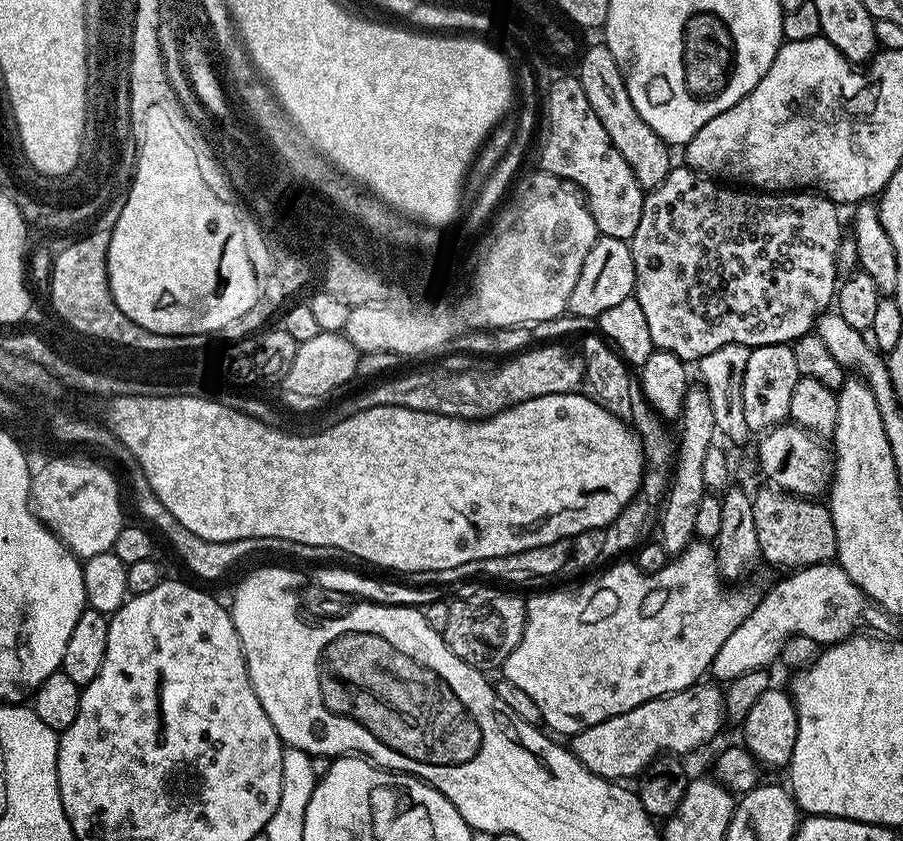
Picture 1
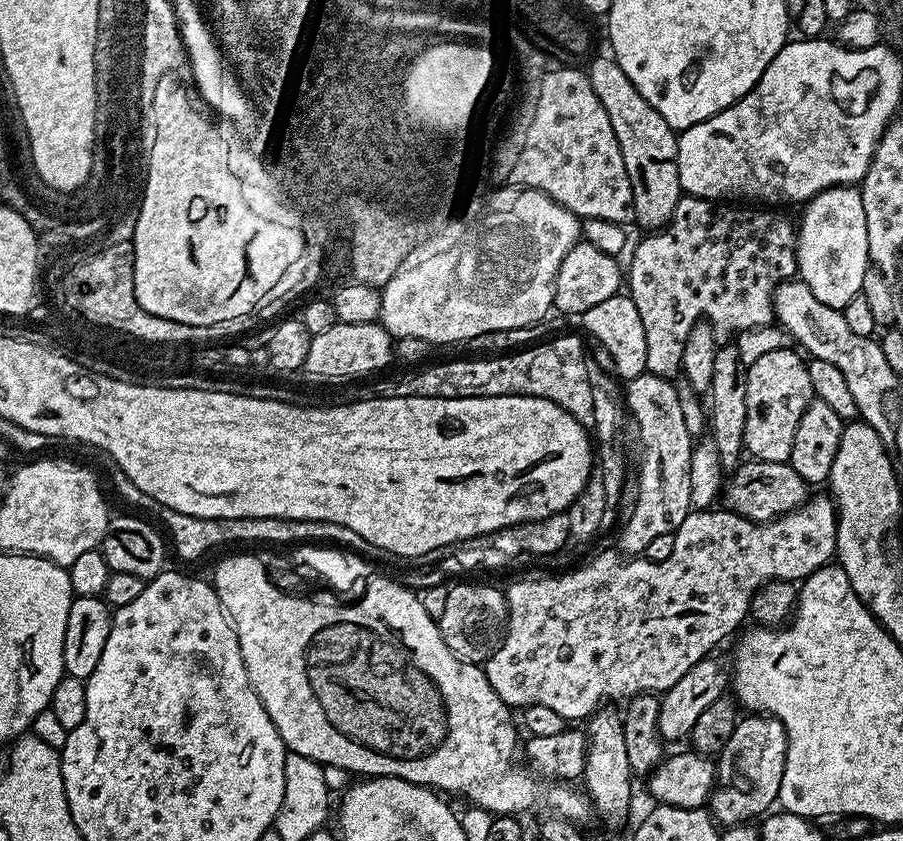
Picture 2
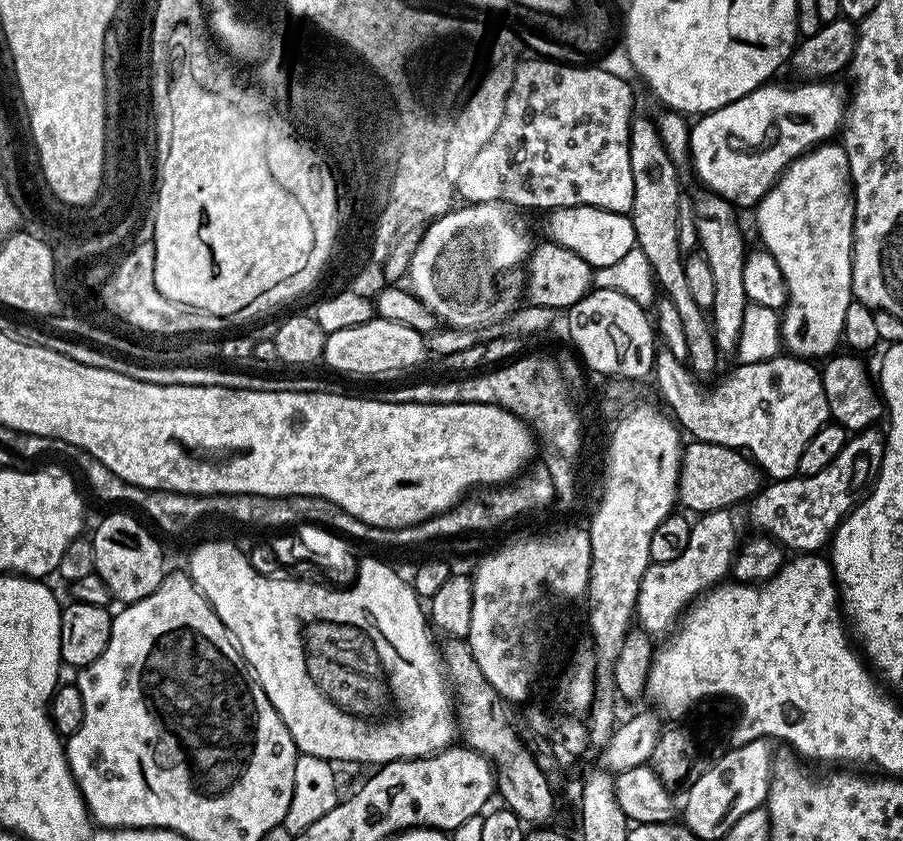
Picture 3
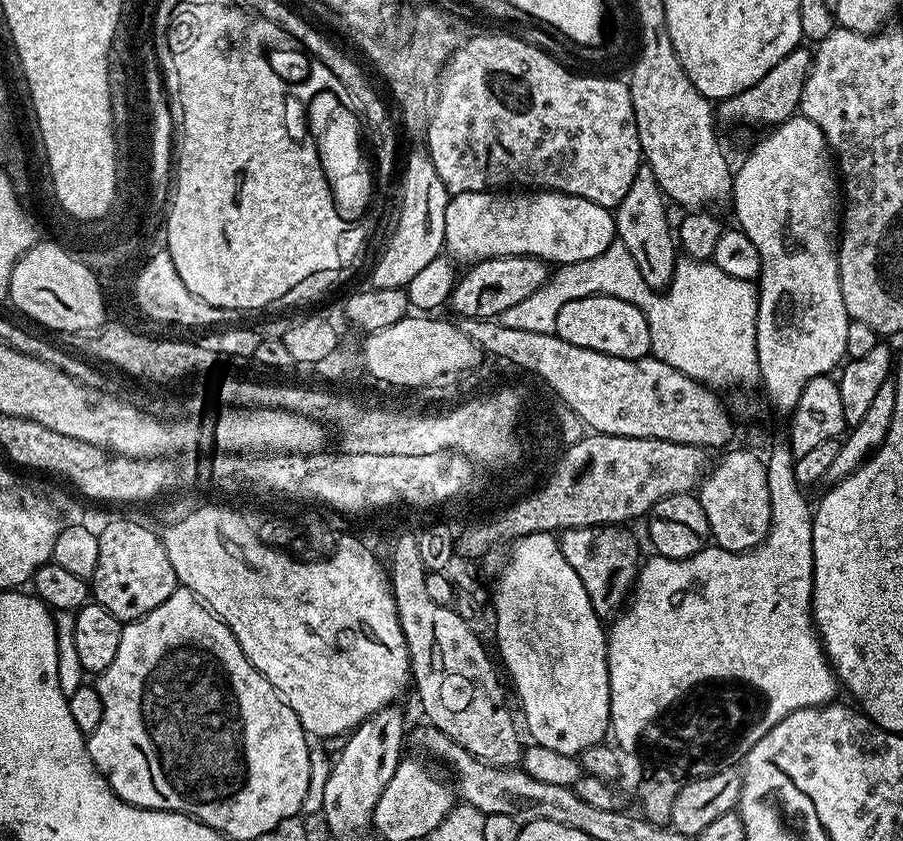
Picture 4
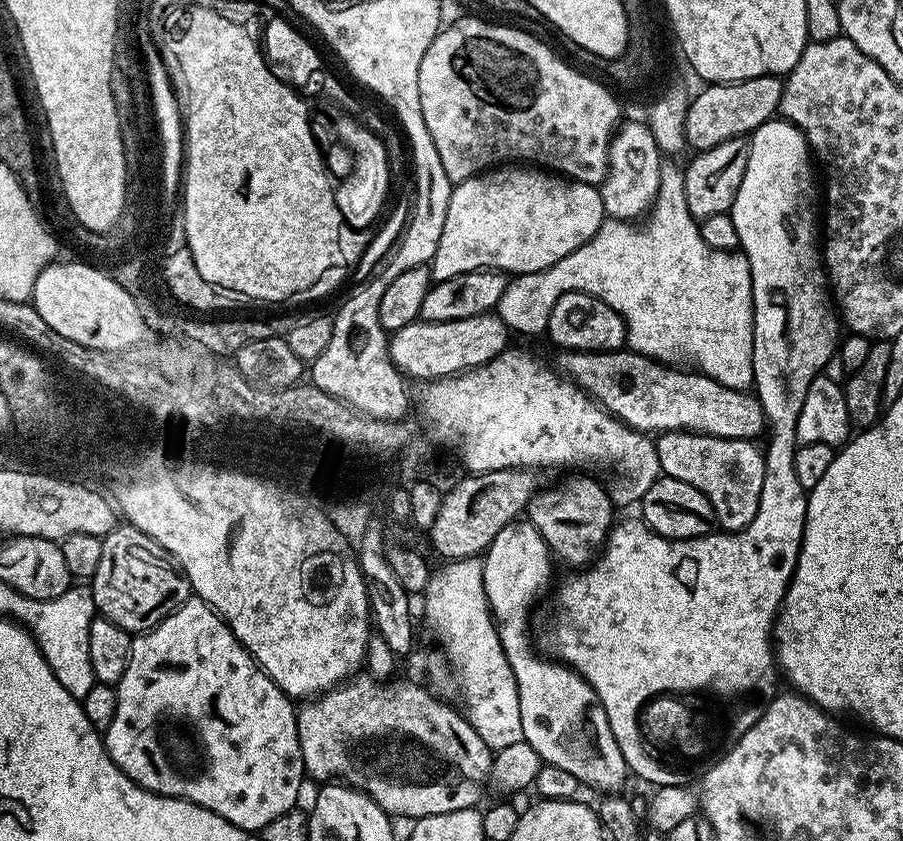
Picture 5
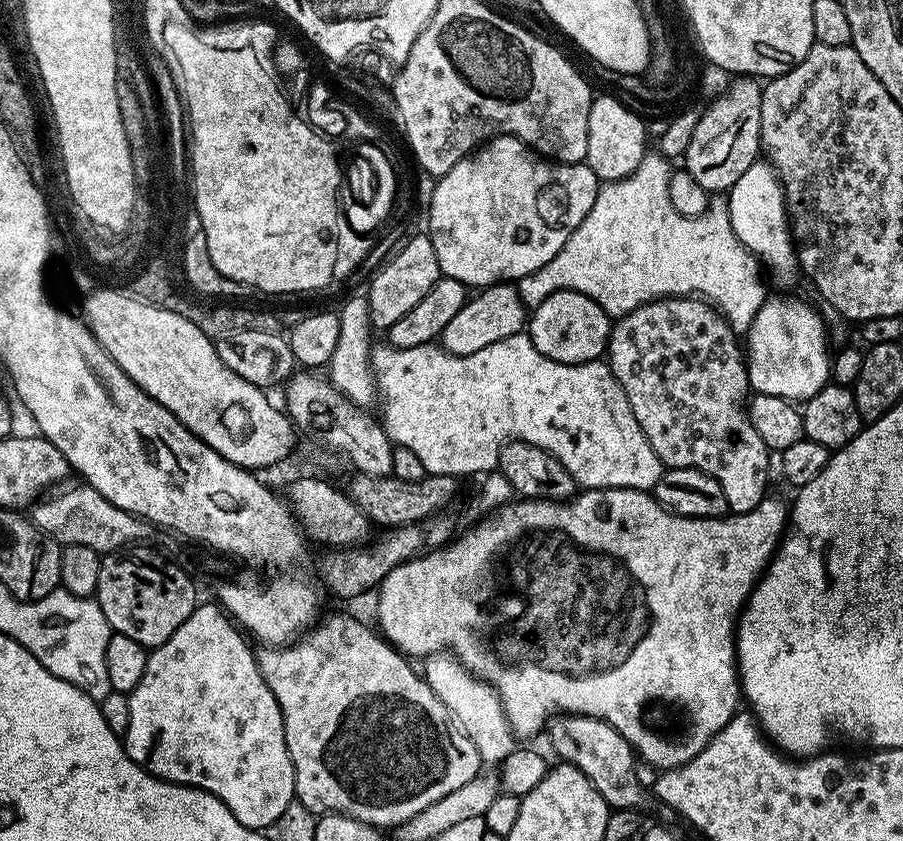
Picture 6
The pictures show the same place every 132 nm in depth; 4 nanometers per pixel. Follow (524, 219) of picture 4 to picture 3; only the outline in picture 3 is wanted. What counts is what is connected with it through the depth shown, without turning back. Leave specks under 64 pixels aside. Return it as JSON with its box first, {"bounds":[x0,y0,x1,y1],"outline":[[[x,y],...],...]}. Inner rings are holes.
{"bounds":[547,206,636,270],"outline":[[[570,206],[553,208],[547,216],[547,239],[558,246],[566,246],[566,250],[574,250],[574,254],[578,254],[578,258],[582,258],[594,270],[614,266],[614,262],[619,262],[636,247],[631,215],[623,212],[611,212],[594,206]]]}

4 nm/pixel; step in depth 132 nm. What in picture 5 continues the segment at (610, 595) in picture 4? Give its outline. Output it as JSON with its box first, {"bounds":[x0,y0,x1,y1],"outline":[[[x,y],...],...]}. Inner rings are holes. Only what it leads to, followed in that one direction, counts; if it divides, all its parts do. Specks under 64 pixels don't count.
{"bounds":[526,476,614,570],"outline":[[[578,476],[564,480],[549,492],[537,491],[526,509],[526,520],[537,528],[557,561],[565,560],[576,570],[591,565],[608,543],[608,533],[614,523],[614,505],[609,489],[596,480]]]}

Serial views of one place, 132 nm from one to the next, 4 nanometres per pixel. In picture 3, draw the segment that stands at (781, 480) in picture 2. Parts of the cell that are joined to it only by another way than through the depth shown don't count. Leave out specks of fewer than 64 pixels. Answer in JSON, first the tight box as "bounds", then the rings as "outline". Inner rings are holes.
{"bounds":[678,440,762,514],"outline":[[[701,440],[689,443],[685,447],[684,459],[680,462],[678,500],[681,505],[685,504],[689,508],[689,513],[703,514],[717,512],[723,508],[735,509],[751,500],[761,487],[762,473],[759,467],[741,449],[727,448],[721,444]]]}

